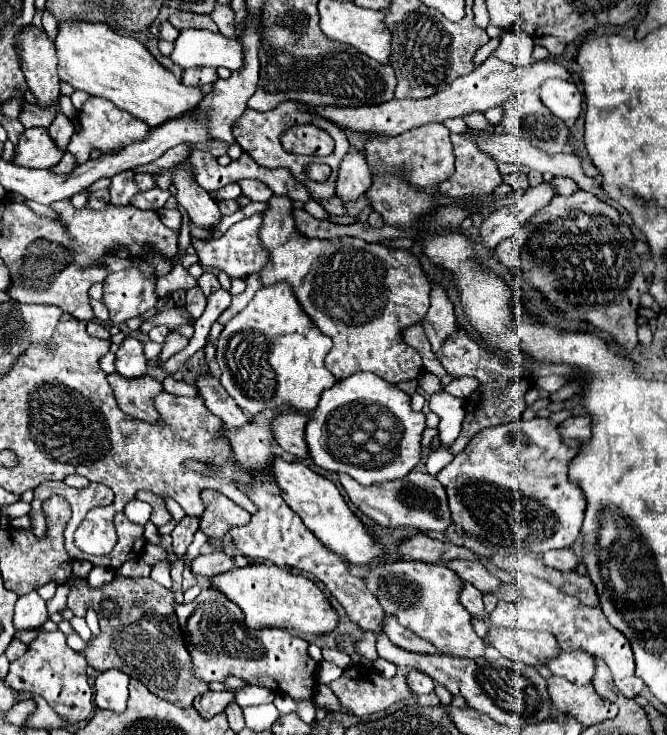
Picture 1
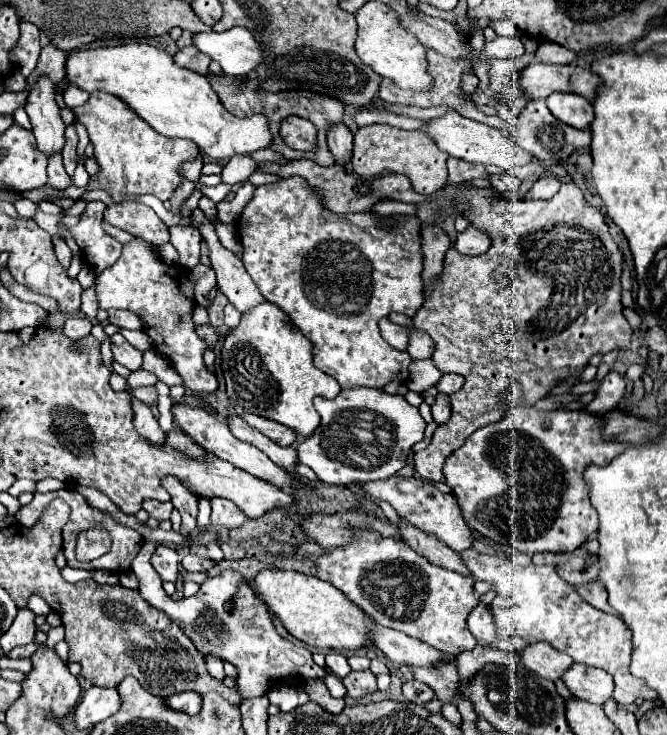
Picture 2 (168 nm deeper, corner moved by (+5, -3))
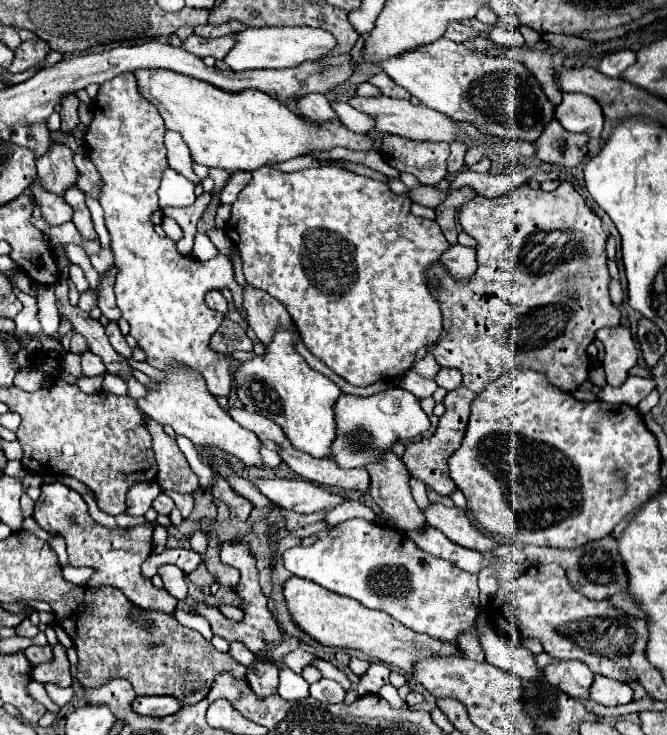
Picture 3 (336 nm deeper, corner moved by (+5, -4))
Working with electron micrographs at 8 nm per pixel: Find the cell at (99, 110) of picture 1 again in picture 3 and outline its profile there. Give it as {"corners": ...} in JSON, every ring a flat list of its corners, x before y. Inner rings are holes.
{"corners":[[122,72,114,76,112,80,104,82,98,90,96,96,96,108,94,108,94,120,86,130,84,144,88,158,94,162,98,172,102,174,104,186,102,186,102,198,100,204,104,208,104,218,106,218,106,228,112,238,112,250,118,266,118,276,114,284,116,292,116,302,118,308,122,310,122,318,128,320,130,324,130,336,136,338,138,348,146,354,146,362,154,368,168,368,172,360,184,362,190,368,196,368,204,380,208,390,214,396,228,396,234,388,234,378,232,378,232,356,222,354,210,348,210,338,216,332,216,328,222,322,222,314,208,308,204,302,204,294,210,292,212,288,224,288,228,286,234,294,234,304,242,320,246,320,240,304,242,304,242,286,234,280,234,270,232,264,218,254,212,260,198,260,192,256,182,256,176,248,176,242,164,236,158,236,154,232,154,224,150,216,158,210,158,186,162,180,162,172,166,170,166,148,164,148,164,120,158,112,158,108,148,102,136,86,136,76,132,72]]}

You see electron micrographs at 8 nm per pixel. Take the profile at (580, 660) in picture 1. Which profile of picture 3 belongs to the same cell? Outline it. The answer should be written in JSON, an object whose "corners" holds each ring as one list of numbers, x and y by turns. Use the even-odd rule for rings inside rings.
{"corners":[[596,676,592,684,590,698,602,706,618,706,618,704,628,704,634,698,634,692,628,684,622,684,612,678]]}

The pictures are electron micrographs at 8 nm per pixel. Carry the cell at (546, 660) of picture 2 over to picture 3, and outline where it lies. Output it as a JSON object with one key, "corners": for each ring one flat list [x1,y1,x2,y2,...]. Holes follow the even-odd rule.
{"corners":[[560,660,544,668,548,684,556,686,572,698,590,698,590,686,594,682,594,672,580,660]]}

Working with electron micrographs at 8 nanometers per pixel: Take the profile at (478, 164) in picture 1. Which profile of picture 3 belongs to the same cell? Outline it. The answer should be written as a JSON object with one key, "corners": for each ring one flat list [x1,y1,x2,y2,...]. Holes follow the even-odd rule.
{"corners":[[452,142,452,152,448,158,448,172,460,172,464,170,464,154,466,154,466,146,462,142]]}

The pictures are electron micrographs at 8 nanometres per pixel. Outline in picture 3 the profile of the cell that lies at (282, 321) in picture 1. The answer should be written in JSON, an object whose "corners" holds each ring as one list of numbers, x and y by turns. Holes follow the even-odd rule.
{"corners":[[276,332,276,340,272,340,262,356,244,362,238,368,234,376,236,394,246,410,274,420,296,450,314,458,330,458,336,438,334,404,342,392,330,378,306,364,294,350,294,342,298,342,296,332]]}

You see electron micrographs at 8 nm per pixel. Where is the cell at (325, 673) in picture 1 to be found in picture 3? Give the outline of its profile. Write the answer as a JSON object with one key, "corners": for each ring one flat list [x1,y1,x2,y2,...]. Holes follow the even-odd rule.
{"corners":[[322,678,320,682,310,686,310,696,320,702,340,702,340,700,344,700,346,692,338,682]]}

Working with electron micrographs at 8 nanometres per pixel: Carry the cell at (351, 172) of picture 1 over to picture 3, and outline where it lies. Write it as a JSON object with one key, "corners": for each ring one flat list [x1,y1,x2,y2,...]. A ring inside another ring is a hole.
{"corners":[[306,94,300,100,296,100,296,108,302,116,314,120,314,122,324,122,336,118,334,110,330,108,330,102,322,94]]}

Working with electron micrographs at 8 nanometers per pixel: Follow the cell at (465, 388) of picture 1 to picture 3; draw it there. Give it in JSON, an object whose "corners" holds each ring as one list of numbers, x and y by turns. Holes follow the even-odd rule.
{"corners":[[438,370,434,380,438,386,442,386,446,390,456,390,462,384,462,374,460,374,460,370]]}

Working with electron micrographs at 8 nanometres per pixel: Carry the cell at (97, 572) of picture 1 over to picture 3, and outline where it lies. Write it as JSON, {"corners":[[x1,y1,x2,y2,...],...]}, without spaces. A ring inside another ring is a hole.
{"corners":[[54,536,54,538,50,538,50,540,48,540,48,544,50,544,52,552,58,556,60,564,62,564,62,566,64,566,64,564,68,564,68,558,66,558,66,546,64,546,62,536]]}

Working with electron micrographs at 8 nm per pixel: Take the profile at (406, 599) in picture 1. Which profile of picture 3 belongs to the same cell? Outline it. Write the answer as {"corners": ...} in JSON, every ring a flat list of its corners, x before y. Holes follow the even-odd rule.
{"corners":[[346,520,340,524,340,528,334,528,326,536,318,538,312,546,296,546,284,552,282,556,284,566,298,578,312,580,320,584,322,588,328,588,336,594,344,594,348,598,354,598,362,602,368,608,384,610,400,624,416,630,426,632,432,638,438,640,450,640,456,642,458,634,466,632,472,622,478,616,478,584,476,574,470,574,466,570,456,568,454,564,436,558,432,554,420,552,408,536,402,532,384,526,384,524,372,524,366,520]]}

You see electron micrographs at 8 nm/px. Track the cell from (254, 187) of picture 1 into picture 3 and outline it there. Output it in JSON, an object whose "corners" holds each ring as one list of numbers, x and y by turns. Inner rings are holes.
{"corners":[[234,172,234,174,230,174,224,190,220,192,220,204,232,204,238,198,240,190,250,182,250,176,252,176,252,172]]}

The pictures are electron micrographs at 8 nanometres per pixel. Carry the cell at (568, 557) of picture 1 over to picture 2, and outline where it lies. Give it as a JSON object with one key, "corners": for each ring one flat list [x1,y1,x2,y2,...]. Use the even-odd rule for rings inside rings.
{"corners":[[578,547,572,553,538,553,532,557,536,565,554,565,558,575,570,585,596,581,596,557]]}

